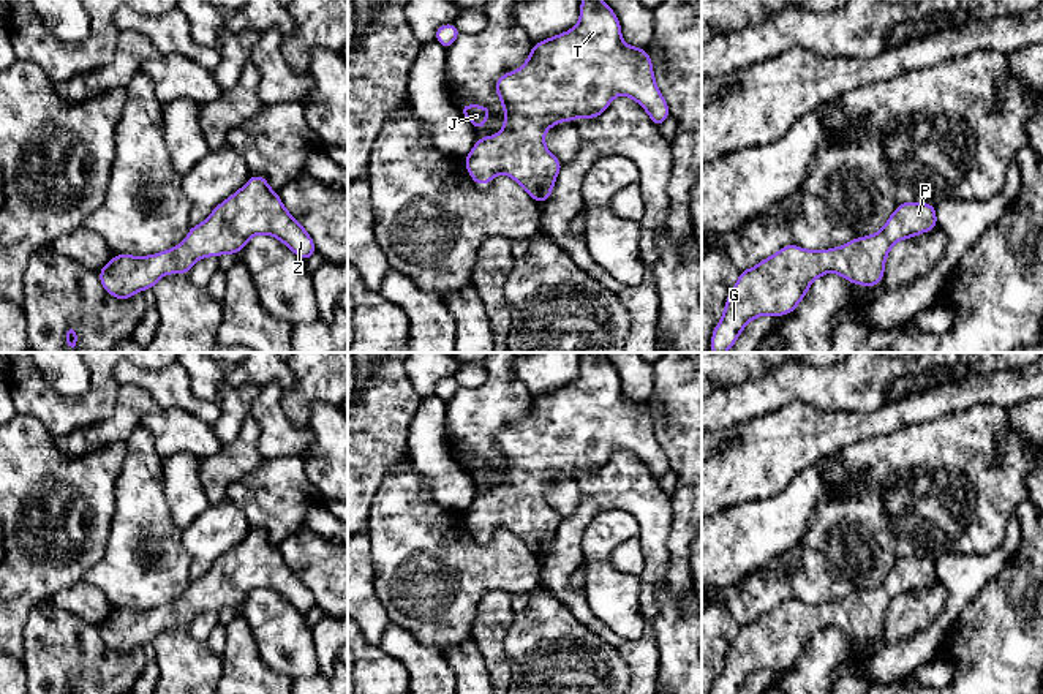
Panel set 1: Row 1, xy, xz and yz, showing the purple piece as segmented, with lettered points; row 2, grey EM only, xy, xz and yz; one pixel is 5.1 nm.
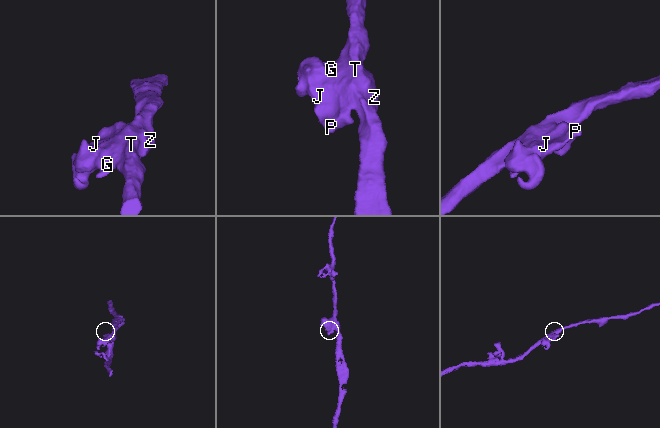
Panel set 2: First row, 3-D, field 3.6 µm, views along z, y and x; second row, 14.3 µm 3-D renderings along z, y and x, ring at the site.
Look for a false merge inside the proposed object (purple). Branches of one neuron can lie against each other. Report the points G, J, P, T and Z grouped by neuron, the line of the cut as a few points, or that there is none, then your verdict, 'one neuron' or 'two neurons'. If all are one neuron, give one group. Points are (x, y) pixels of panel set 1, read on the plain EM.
G J P T Z | no cut | one neuron

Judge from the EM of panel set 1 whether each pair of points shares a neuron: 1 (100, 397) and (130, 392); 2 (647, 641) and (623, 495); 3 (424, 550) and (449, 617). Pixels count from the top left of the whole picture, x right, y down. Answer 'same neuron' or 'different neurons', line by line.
1: different neurons
2: same neuron
3: same neuron

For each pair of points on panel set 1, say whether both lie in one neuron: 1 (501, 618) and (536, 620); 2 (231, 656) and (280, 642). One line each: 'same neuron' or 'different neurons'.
1: different neurons
2: different neurons

